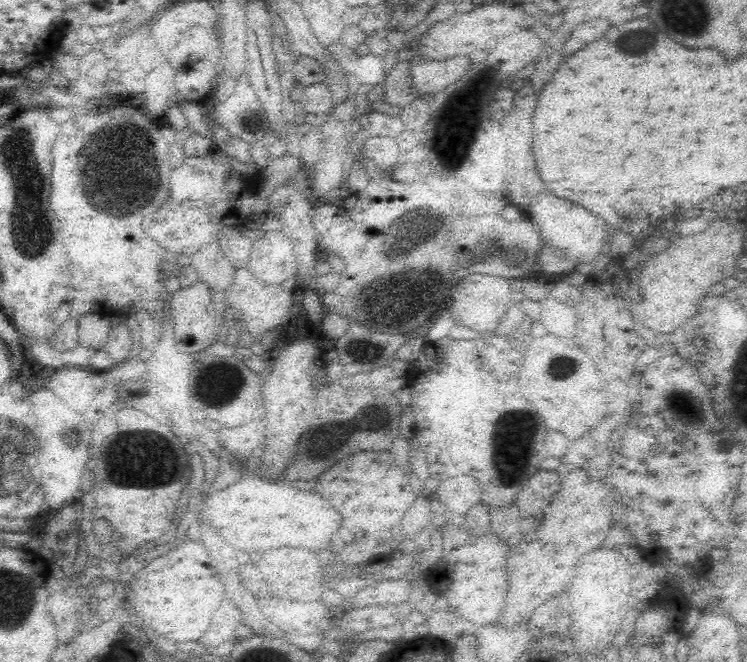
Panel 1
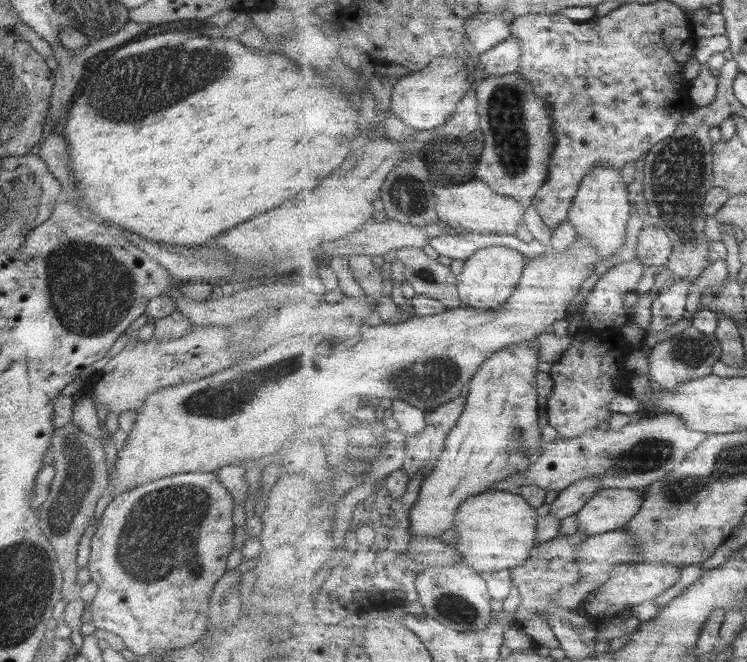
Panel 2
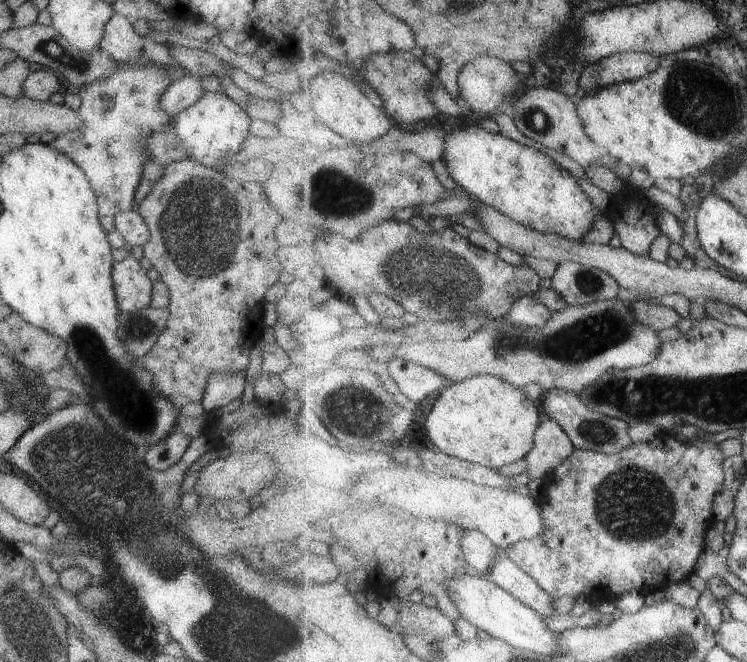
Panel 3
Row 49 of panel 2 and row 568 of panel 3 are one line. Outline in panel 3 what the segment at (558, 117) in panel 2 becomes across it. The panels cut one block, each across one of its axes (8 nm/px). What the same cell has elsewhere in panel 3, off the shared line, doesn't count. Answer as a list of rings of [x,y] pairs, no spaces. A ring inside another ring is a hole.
[[[660,433],[653,442],[635,442],[615,454],[603,454],[590,450],[575,449],[573,454],[561,462],[555,468],[553,478],[549,478],[549,485],[546,489],[546,501],[543,504],[543,518],[545,518],[545,532],[531,538],[529,540],[519,540],[519,542],[511,544],[506,548],[506,555],[519,564],[525,572],[528,572],[539,584],[543,590],[546,590],[554,599],[563,596],[578,597],[584,595],[589,598],[592,592],[601,598],[609,598],[611,596],[623,596],[625,592],[639,590],[644,594],[649,590],[661,590],[676,582],[687,581],[689,576],[696,570],[700,556],[704,554],[706,549],[706,538],[709,529],[714,526],[715,514],[713,514],[713,504],[715,504],[715,496],[721,492],[725,486],[725,454],[721,450],[720,444],[716,444],[711,440],[704,439],[704,436],[691,443],[685,442],[685,446],[679,450],[671,450],[665,444],[665,434]]]

